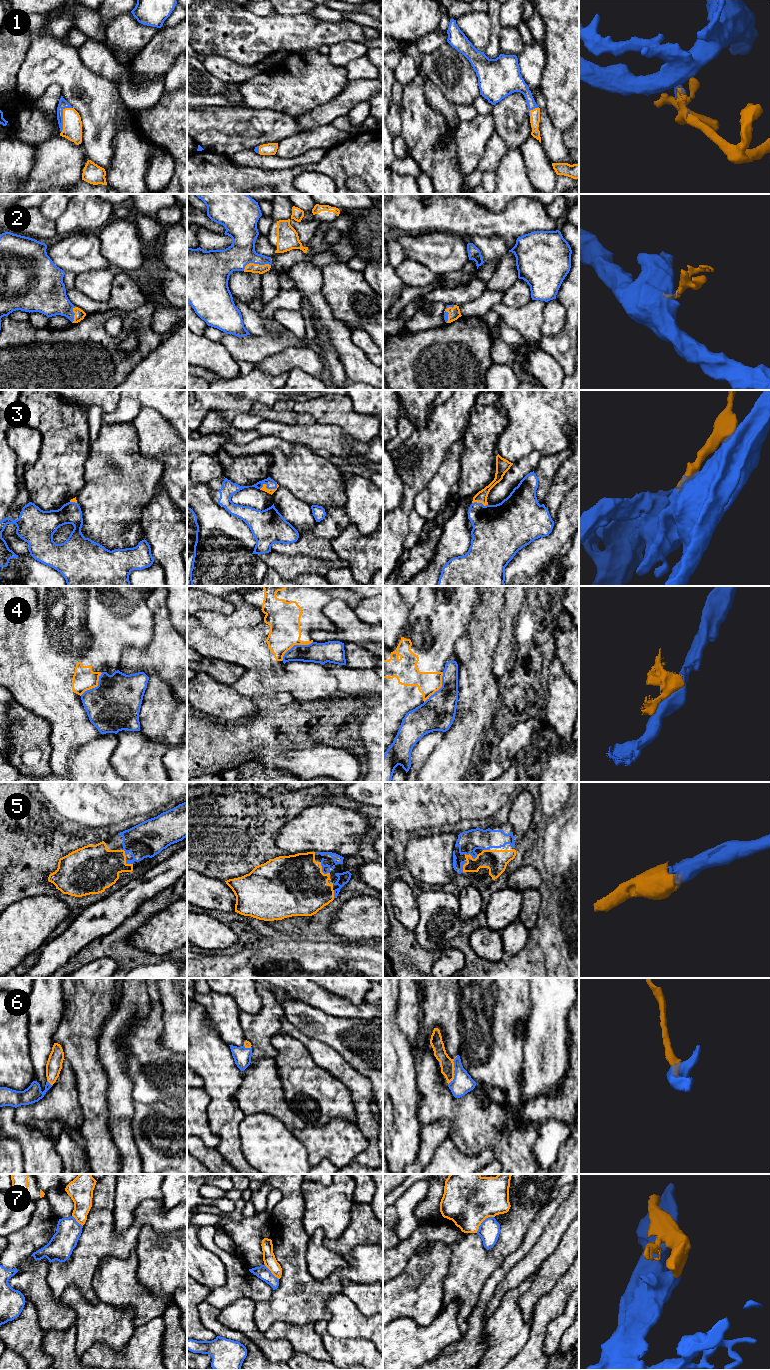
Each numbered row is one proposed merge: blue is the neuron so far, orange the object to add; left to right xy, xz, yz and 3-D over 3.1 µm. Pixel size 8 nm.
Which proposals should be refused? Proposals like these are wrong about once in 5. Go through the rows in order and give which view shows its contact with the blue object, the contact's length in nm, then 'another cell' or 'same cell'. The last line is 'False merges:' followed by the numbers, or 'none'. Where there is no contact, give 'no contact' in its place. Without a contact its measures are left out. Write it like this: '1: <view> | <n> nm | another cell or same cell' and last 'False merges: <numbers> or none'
1: xy | 220 nm | same cell
2: xz | 220 nm | same cell
3: xz | 150 nm | same cell
4: xz | 300 nm | another cell
5: xz | 120 nm | same cell
6: yz | 240 nm | same cell
7: yz | 190 nm | another cell
False merges: 4, 7

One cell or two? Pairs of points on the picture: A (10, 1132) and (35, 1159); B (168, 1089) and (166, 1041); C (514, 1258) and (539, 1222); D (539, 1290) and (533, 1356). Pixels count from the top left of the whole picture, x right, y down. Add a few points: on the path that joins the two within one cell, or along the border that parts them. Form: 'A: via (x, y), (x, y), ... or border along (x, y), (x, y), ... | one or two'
A: via (18, 1135), (34, 1151) | one
B: border along (162, 1024), (163, 1031), (159, 1042), (176, 1052) | two
C: via (523, 1249), (535, 1231) | one
D: border along (555, 1283), (538, 1300), (531, 1317) | two

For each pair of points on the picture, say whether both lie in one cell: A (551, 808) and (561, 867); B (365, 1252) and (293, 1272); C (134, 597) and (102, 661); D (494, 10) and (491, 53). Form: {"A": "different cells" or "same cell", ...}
{"A": "different cells", "B": "same cell", "C": "same cell", "D": "same cell"}

